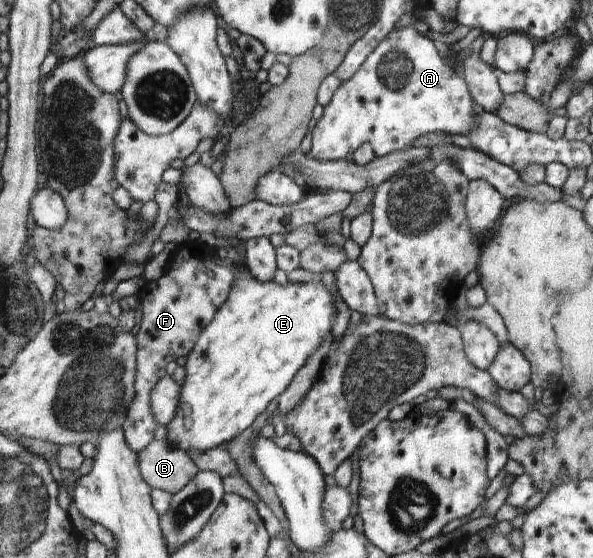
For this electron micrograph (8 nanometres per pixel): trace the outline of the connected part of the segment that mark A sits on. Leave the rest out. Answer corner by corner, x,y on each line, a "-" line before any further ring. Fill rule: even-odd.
409,25
403,27
400,30
391,30
381,42
378,43
377,48
365,59
365,62
361,64
361,68
340,85
340,88
336,90
335,96
332,98
331,104
324,107
324,112
322,117
317,121
317,126
312,128
313,132
311,134
311,150
310,154
313,158
321,161
335,161
339,159
344,159
347,154
351,154
360,148
360,145
364,145
365,142
371,144
373,152
376,157
387,156
392,152
397,152
397,150
407,150
413,146
413,142
427,134
427,132
445,132
445,134
462,134
469,135
472,130
476,128
477,114
479,113
479,106
477,106
475,100
473,100
472,93
468,89
468,83
462,77
458,69
452,66
448,62
448,59
442,57
435,46
434,41
430,40
427,34
422,33
422,28
420,26

